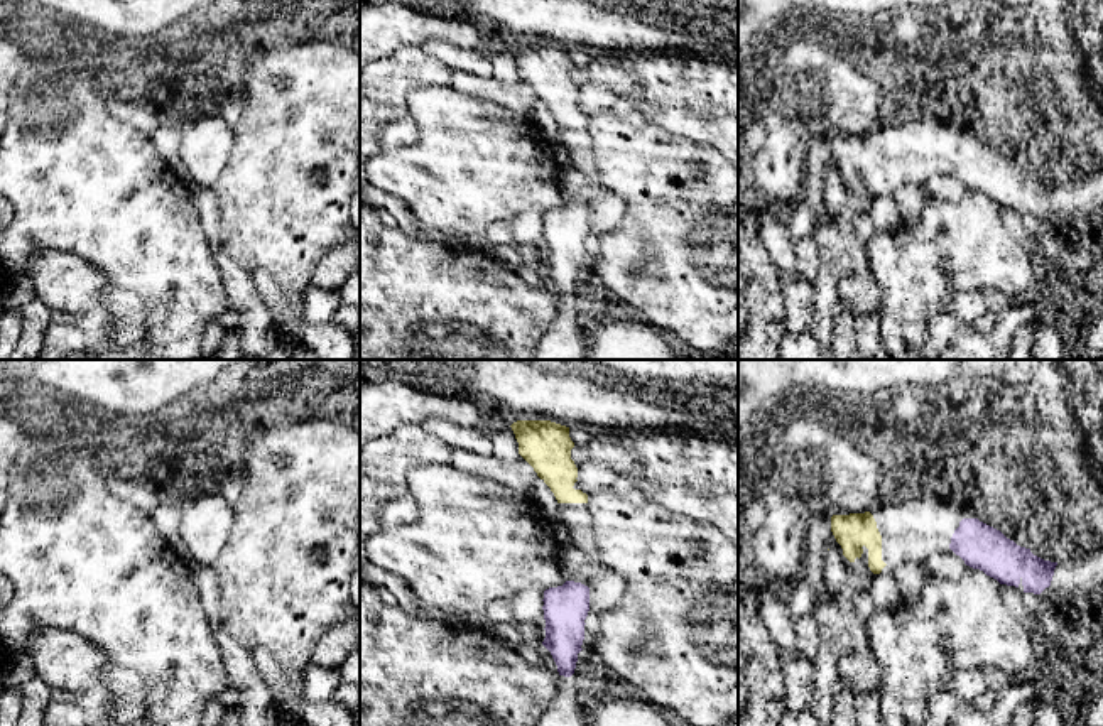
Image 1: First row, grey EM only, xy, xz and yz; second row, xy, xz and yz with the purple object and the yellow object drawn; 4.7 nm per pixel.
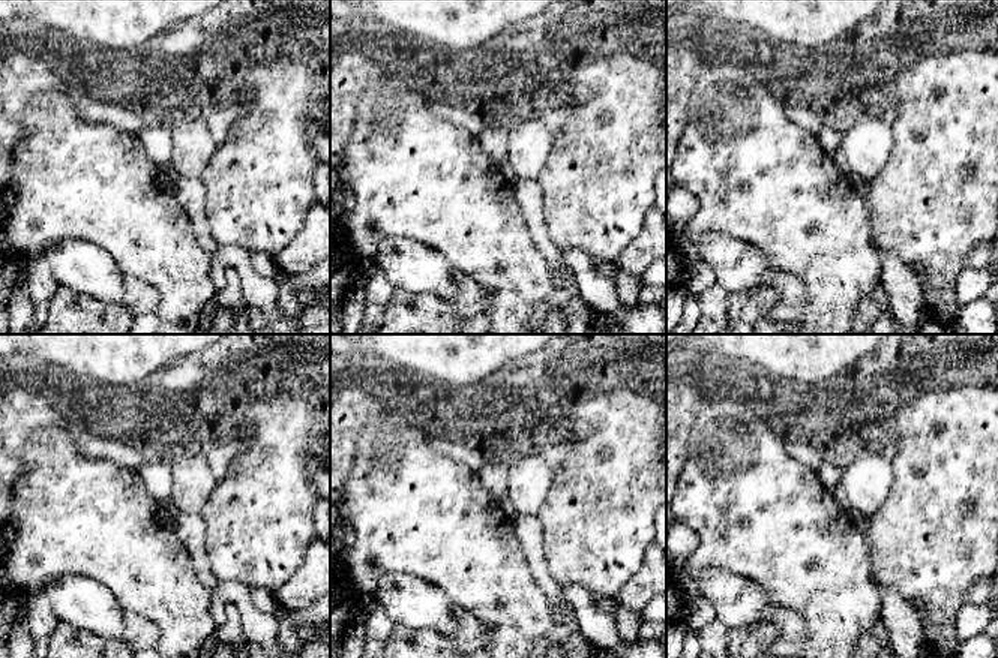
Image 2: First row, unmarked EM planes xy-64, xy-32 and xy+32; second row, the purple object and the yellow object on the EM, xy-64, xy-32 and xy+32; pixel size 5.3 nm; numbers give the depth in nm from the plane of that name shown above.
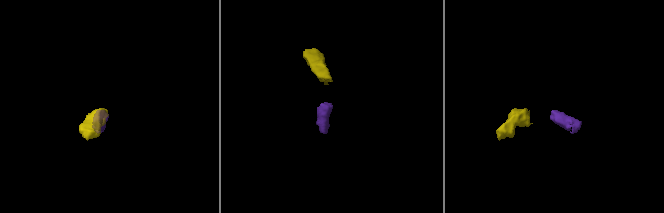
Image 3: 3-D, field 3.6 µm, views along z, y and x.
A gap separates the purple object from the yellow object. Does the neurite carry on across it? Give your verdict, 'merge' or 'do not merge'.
merge

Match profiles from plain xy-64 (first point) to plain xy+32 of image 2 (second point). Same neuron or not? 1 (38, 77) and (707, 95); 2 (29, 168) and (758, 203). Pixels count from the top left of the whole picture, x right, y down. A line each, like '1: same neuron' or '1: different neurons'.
1: different neurons
2: same neuron

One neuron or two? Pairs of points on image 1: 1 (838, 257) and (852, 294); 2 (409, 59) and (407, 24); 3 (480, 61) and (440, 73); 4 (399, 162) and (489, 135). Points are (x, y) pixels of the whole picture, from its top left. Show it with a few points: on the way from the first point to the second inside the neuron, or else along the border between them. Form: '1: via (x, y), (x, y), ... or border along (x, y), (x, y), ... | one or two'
1: via (845, 265), (845, 277), (852, 286) | one
2: border along (418, 44), (404, 44), (391, 56), (377, 61) | two
3: border along (421, 46), (451, 71) | two
4: via (421, 162), (461, 162), (467, 157) | one

